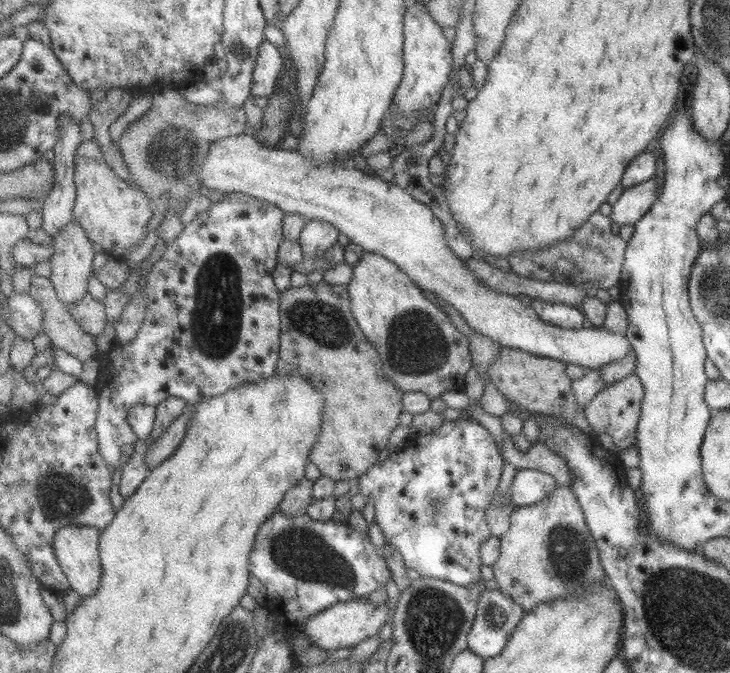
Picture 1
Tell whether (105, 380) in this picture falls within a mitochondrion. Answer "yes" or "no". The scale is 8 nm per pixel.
no

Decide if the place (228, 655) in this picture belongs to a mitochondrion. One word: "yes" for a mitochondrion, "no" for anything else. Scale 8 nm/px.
yes

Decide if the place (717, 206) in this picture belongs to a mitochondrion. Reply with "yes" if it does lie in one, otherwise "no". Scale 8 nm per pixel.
no

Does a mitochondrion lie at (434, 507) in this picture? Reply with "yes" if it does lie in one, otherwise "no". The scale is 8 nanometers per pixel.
yes

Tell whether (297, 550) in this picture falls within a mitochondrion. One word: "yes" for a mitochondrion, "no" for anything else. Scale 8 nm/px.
yes

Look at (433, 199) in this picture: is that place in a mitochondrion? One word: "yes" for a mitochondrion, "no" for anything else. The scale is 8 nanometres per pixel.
no

